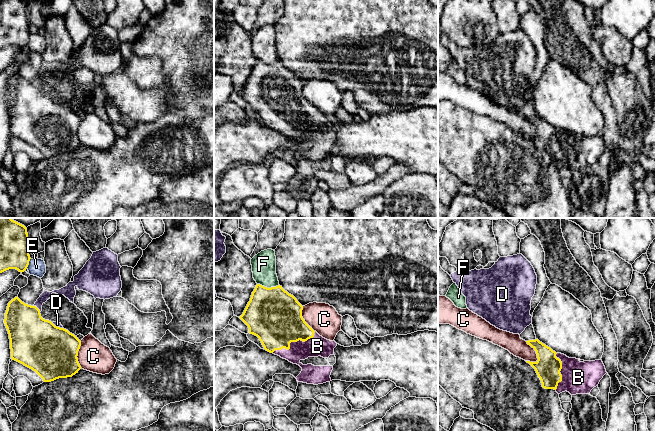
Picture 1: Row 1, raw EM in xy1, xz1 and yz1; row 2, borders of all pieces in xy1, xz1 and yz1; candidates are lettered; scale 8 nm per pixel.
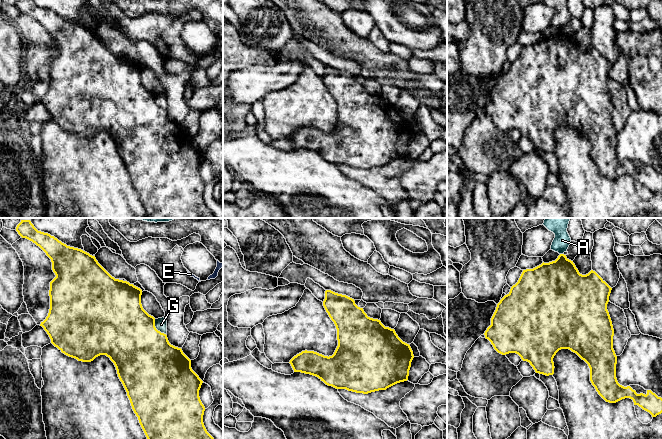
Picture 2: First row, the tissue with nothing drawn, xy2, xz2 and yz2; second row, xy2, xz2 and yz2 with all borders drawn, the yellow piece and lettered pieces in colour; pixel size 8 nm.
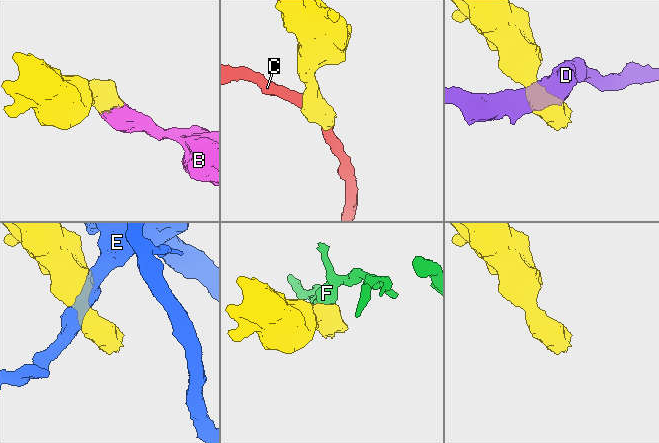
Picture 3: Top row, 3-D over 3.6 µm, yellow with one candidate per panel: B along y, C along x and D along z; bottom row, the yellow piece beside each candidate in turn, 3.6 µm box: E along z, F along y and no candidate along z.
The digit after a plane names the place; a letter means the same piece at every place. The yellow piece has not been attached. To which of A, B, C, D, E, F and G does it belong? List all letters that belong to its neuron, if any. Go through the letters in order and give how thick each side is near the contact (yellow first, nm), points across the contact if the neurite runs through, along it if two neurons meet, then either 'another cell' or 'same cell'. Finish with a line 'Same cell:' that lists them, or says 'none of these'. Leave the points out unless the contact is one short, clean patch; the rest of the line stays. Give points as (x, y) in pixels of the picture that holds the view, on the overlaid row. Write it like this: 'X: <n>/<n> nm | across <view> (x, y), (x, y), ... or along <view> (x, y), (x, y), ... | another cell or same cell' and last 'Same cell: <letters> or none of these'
A: 380/160 nm | another cell
B: 440/160 nm | same cell
C: 200/150 nm | along yz1 (525, 341), (535, 351), (536, 362) | another cell
D: 360/70 nm | another cell
E: 240/140 nm | another cell
F: 440/190 nm | along xz1 (257, 283), (267, 287), (278, 285) | another cell
G: 480/100 nm | another cell
Same cell: B

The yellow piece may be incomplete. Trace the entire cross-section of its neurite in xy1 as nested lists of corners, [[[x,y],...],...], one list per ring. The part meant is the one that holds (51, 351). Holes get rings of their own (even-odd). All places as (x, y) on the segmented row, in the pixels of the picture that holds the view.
[[[15,297],[8,303],[4,323],[9,334],[12,360],[35,371],[44,382],[72,377],[81,369],[77,358],[81,341],[68,330],[43,319],[36,306]]]

